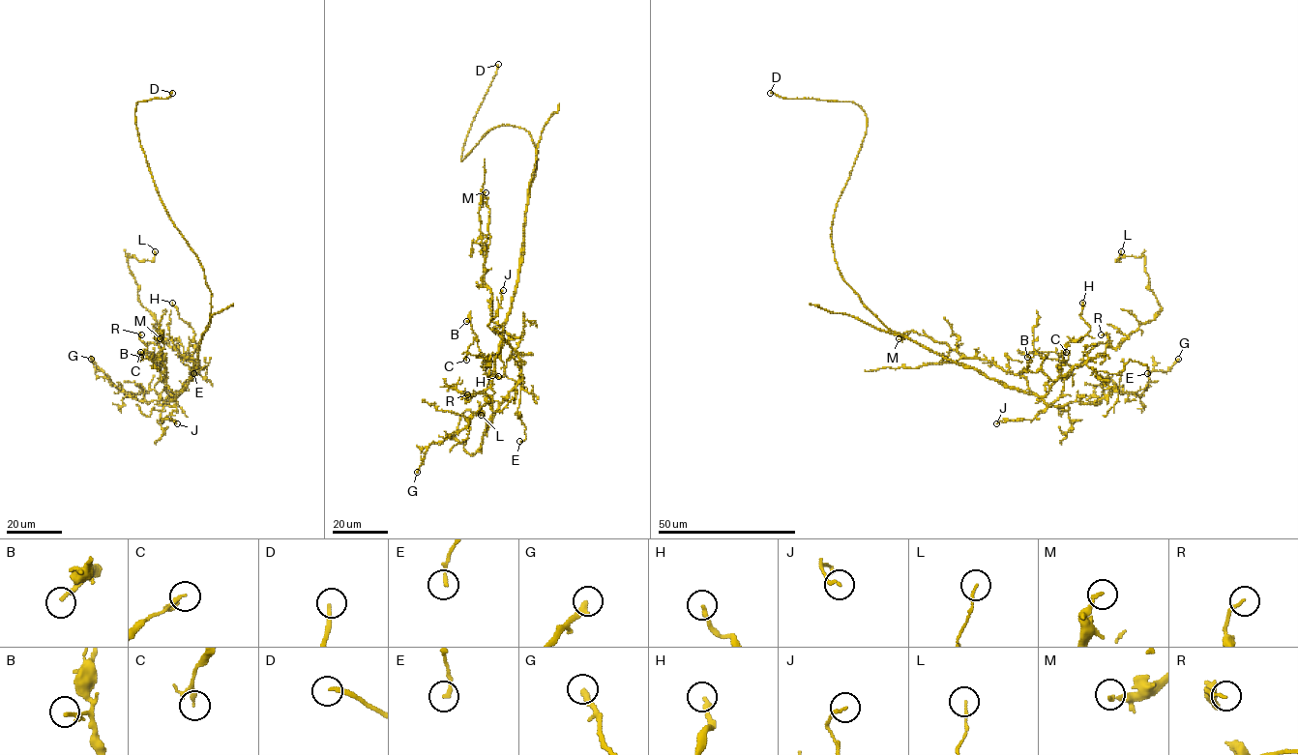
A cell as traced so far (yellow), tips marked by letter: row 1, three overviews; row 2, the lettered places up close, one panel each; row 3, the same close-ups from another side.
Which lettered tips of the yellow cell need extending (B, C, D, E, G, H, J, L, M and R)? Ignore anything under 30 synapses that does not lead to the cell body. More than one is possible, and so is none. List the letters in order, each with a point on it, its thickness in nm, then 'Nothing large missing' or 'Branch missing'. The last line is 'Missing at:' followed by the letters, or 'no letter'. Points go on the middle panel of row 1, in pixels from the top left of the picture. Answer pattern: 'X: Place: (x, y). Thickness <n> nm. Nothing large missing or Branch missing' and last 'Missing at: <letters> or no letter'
B: Place: (466, 321). Thickness 190 nm. Nothing large missing
C: Place: (466, 360). Thickness 140 nm. Nothing large missing
D: Place: (498, 64). Thickness 200 nm. Branch missing
E: Place: (519, 441). Thickness 190 nm. Nothing large missing
G: Place: (417, 472). Thickness 320 nm. Nothing large missing
H: Place: (498, 376). Thickness 240 nm. Nothing large missing
J: Place: (503, 290). Thickness 140 nm. Nothing large missing
L: Place: (481, 415). Thickness 120 nm. Nothing large missing
M: Place: (486, 192). Thickness 180 nm. Nothing large missing
R: Place: (467, 394). Thickness 140 nm. Nothing large missing
Missing at: D

